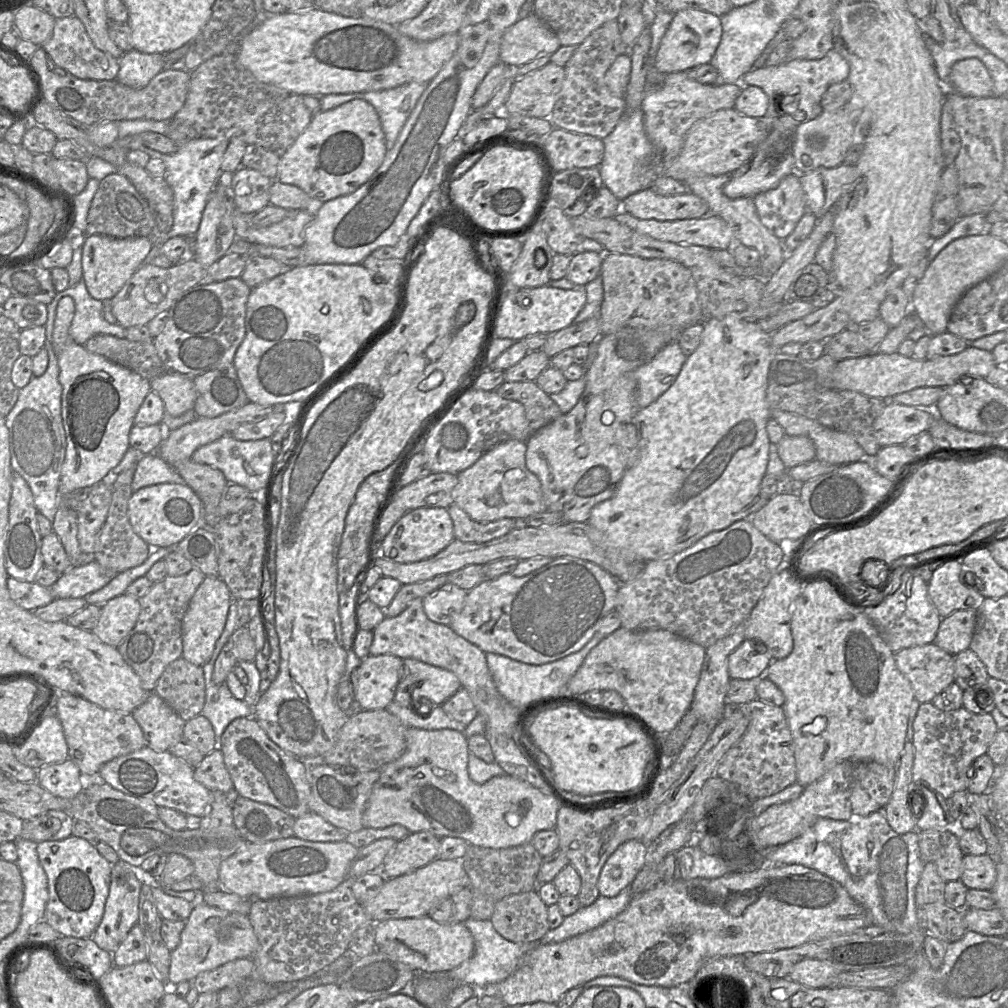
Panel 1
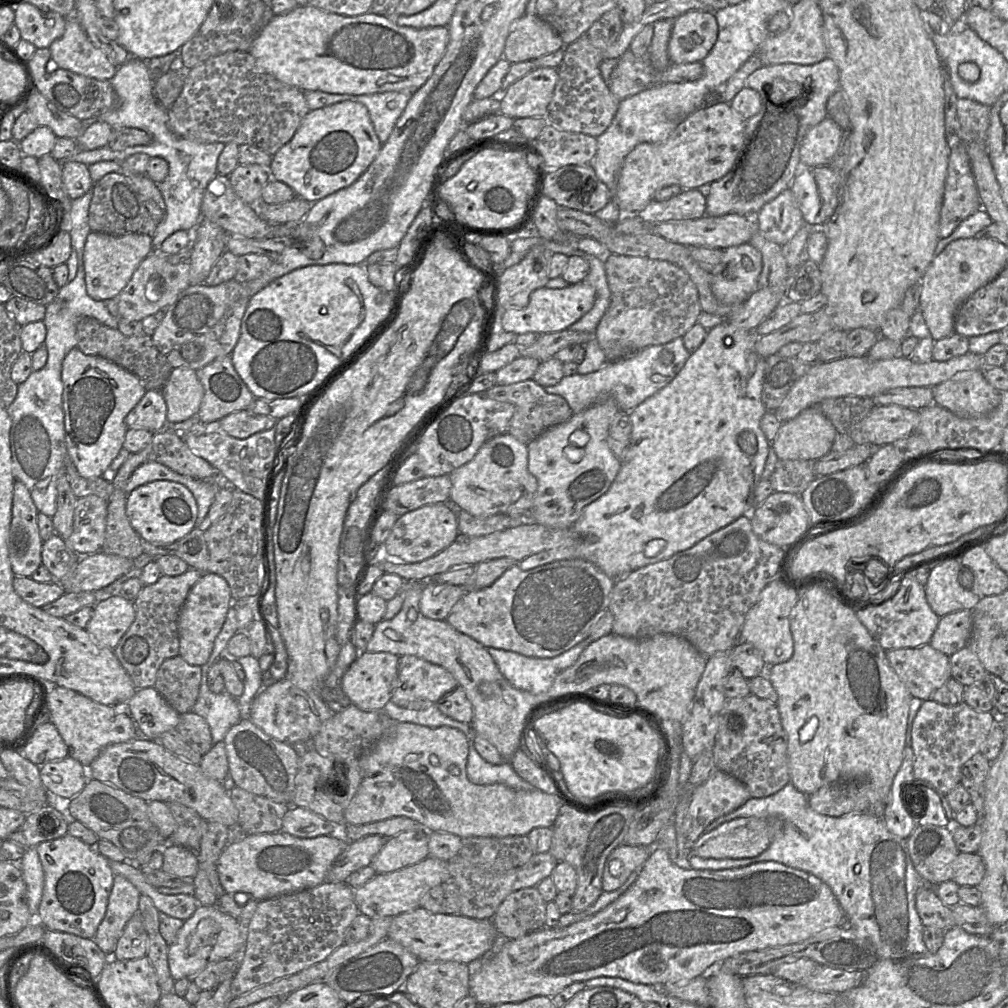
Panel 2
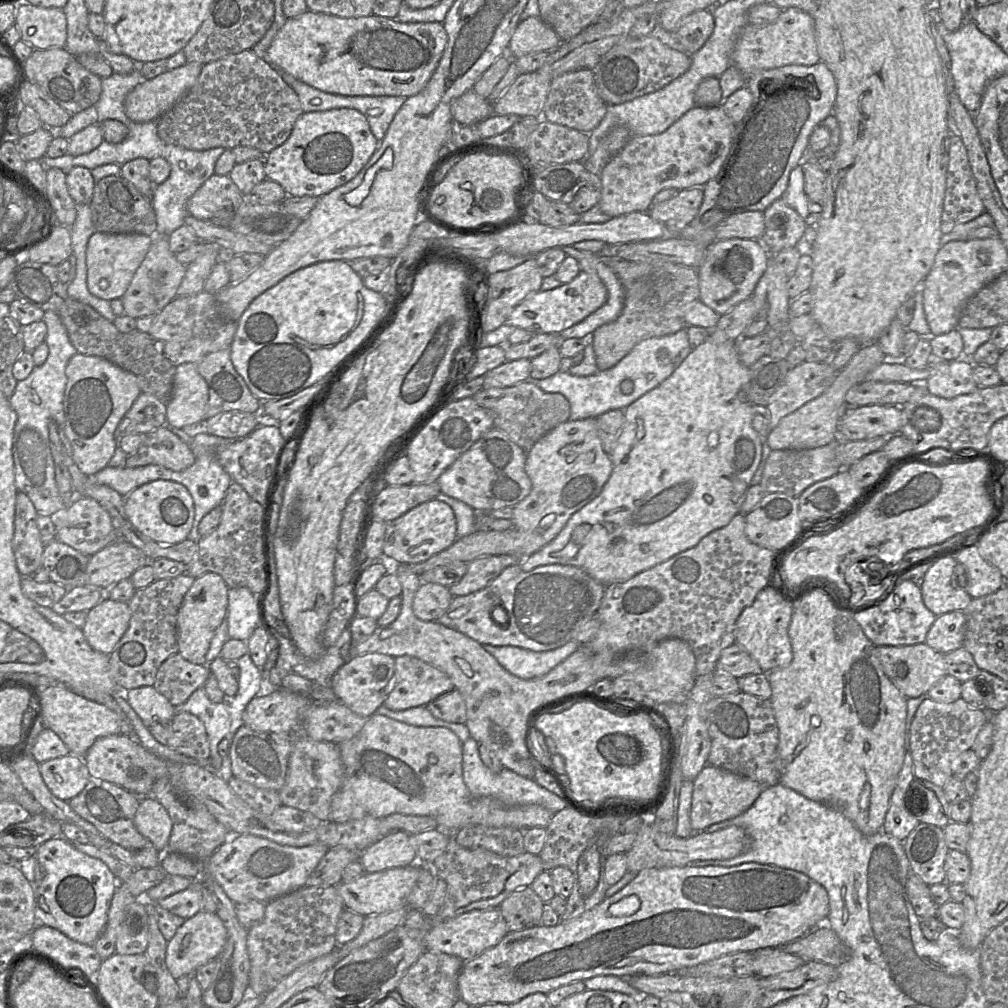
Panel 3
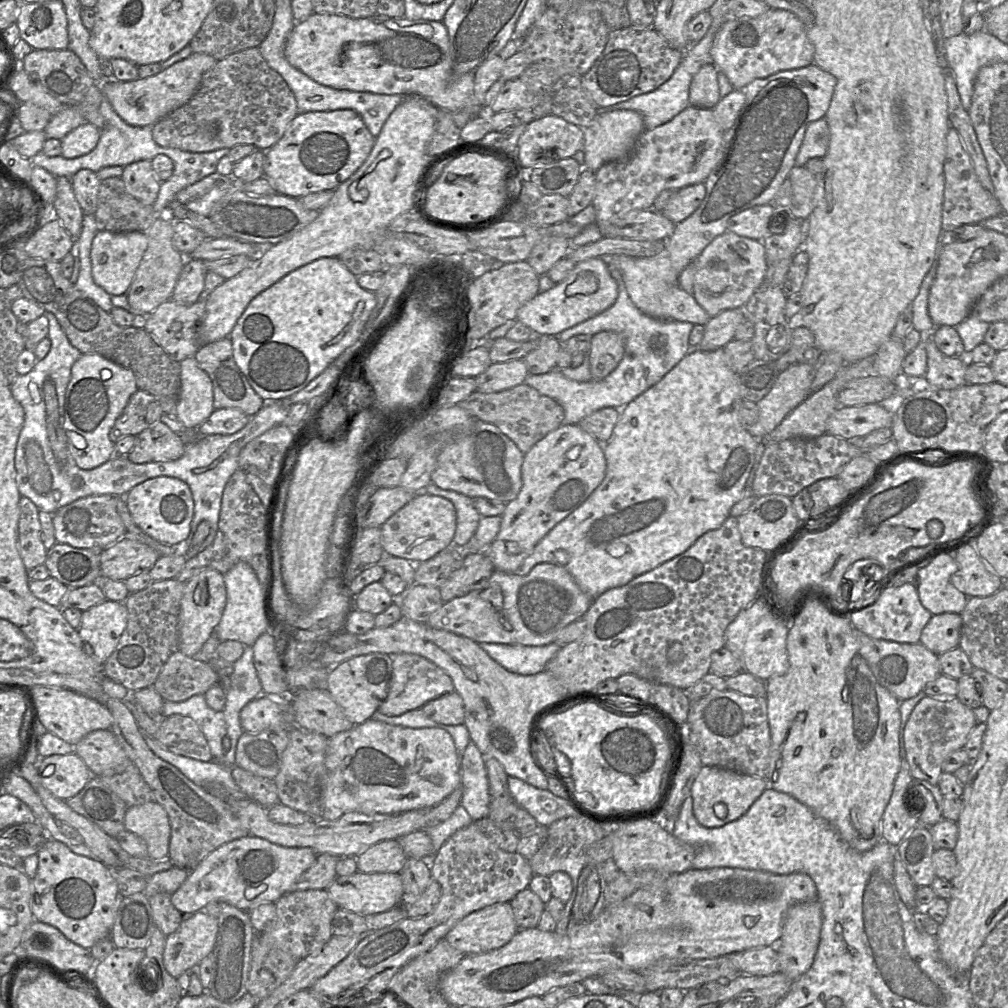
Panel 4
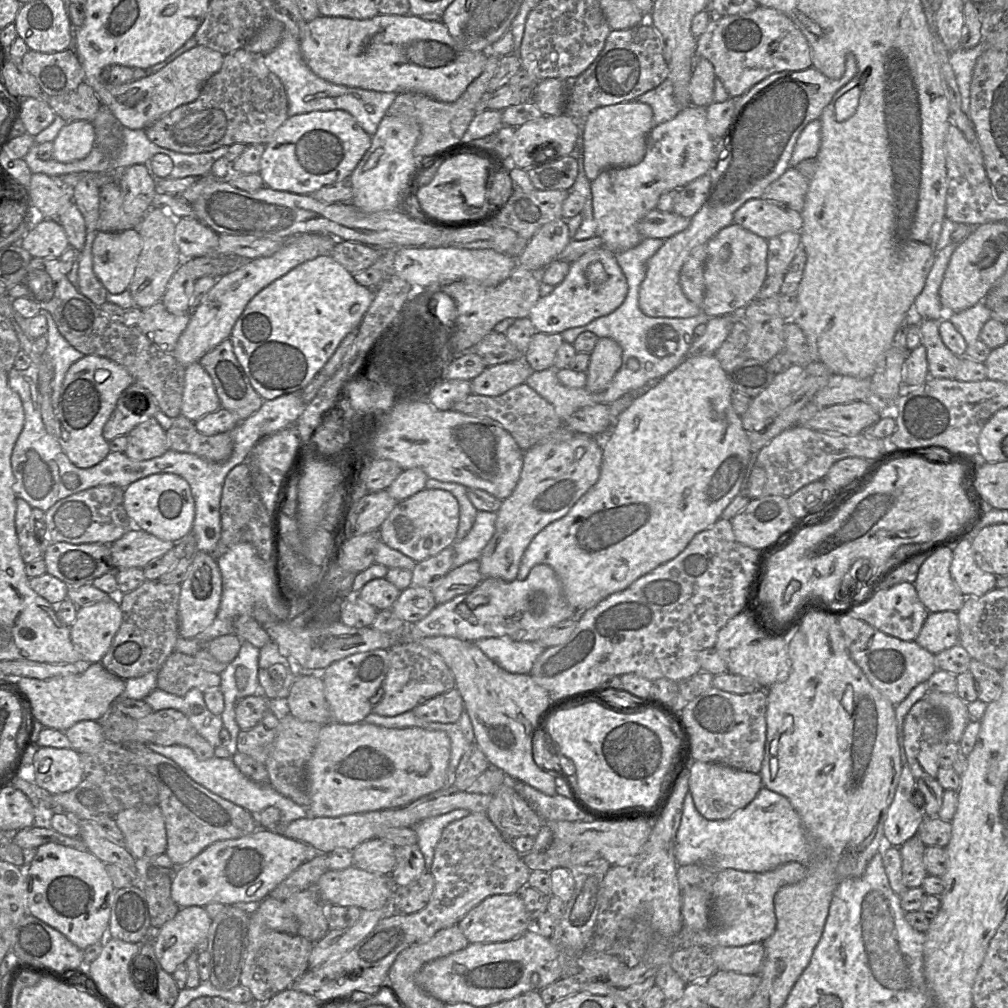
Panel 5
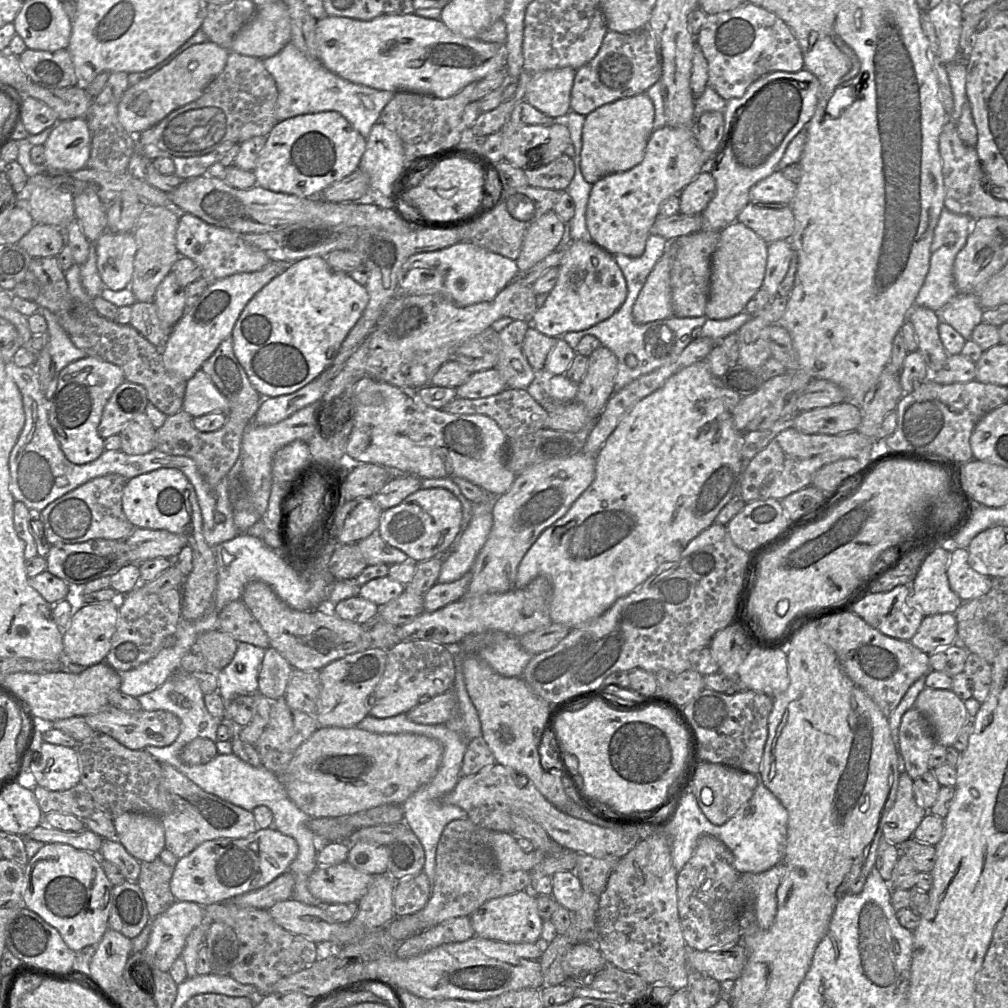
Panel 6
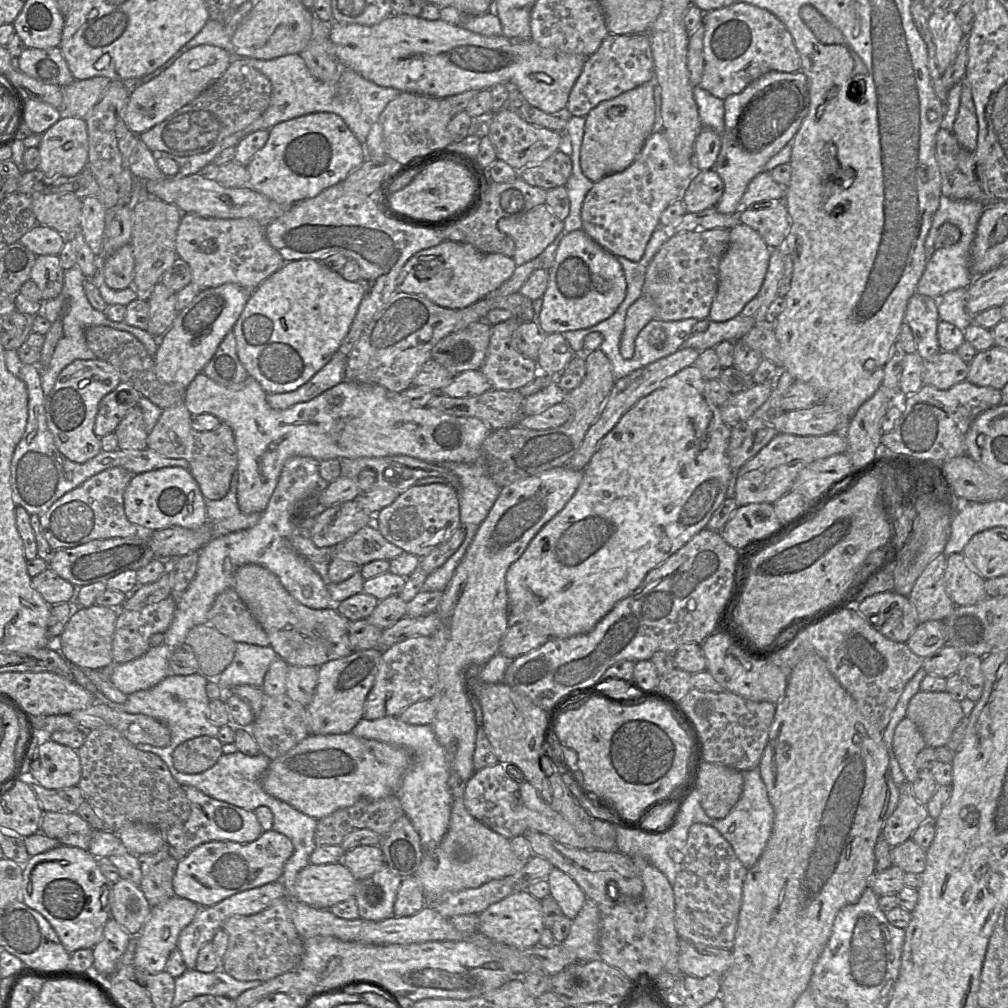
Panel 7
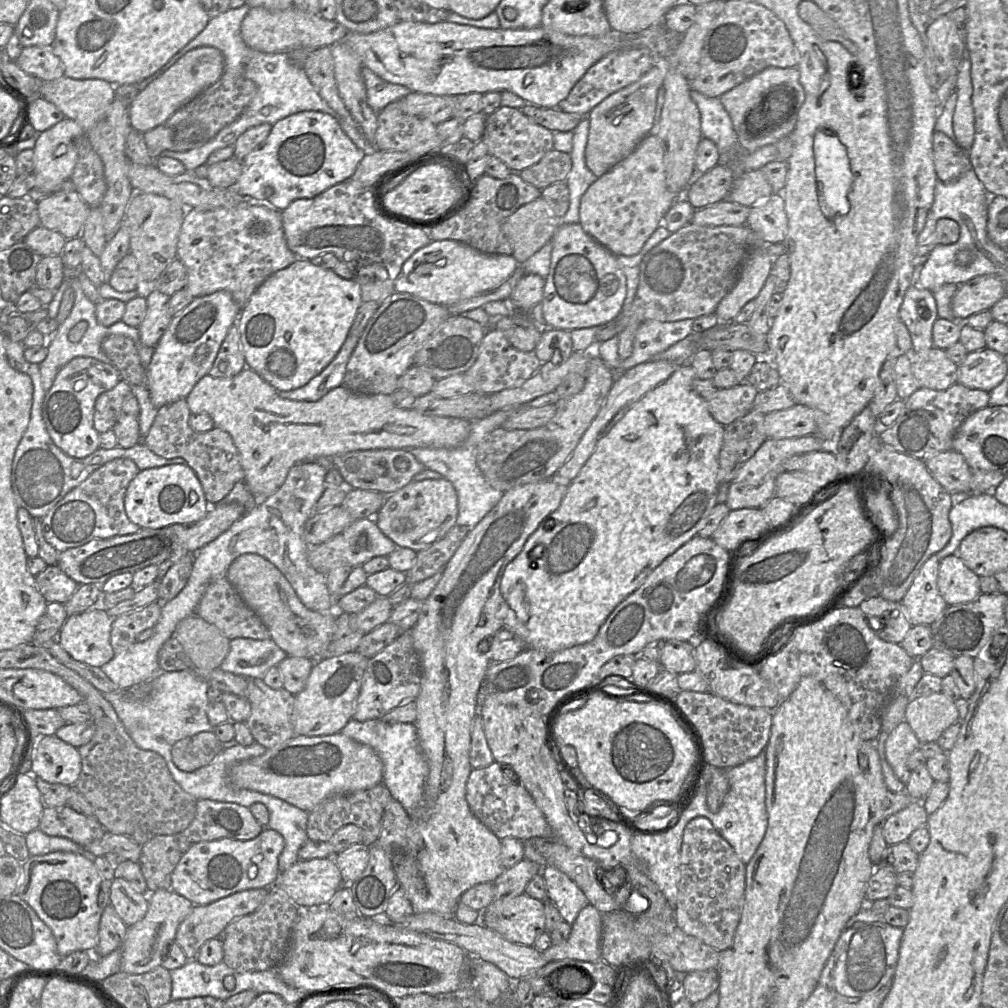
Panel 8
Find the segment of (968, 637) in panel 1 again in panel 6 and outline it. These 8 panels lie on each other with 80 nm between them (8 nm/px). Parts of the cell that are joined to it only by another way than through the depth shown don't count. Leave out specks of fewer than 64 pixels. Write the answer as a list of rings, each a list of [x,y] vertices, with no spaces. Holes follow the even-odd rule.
[[[953,613],[925,616],[910,642],[928,655],[951,646],[958,639],[957,620]]]

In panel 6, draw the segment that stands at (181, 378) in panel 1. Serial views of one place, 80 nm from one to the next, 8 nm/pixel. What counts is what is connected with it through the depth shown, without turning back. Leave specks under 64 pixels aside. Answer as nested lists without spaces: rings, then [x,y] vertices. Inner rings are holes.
[[[201,369],[186,382],[182,409],[193,418],[211,412],[222,412],[227,417],[228,408],[227,399]]]

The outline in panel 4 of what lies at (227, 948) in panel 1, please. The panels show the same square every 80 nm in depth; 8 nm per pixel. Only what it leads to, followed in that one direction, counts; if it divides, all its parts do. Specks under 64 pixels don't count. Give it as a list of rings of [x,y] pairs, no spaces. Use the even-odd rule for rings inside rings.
[[[205,911],[183,915],[184,919],[178,929],[166,937],[163,954],[164,966],[175,978],[187,970],[195,969],[206,956],[212,953],[218,932],[217,917],[213,917]]]

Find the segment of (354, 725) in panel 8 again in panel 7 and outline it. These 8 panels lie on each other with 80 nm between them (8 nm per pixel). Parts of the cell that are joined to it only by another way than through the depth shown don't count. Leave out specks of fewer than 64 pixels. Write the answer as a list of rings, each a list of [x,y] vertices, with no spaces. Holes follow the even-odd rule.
[[[397,716],[376,720],[362,718],[350,733],[359,738],[402,747],[409,752],[411,764],[402,778],[396,796],[404,815],[418,833],[423,850],[435,849],[447,832],[453,799],[448,785],[450,757],[437,741],[432,726],[404,723]]]

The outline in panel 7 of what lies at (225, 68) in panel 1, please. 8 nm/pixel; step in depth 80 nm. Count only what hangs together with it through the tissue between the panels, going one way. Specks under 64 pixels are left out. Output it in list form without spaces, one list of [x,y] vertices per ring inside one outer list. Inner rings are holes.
[[[245,59],[230,62],[225,73],[190,103],[161,123],[139,135],[152,152],[163,151],[179,157],[208,152],[225,137],[245,129],[268,108],[272,87],[269,79]]]

